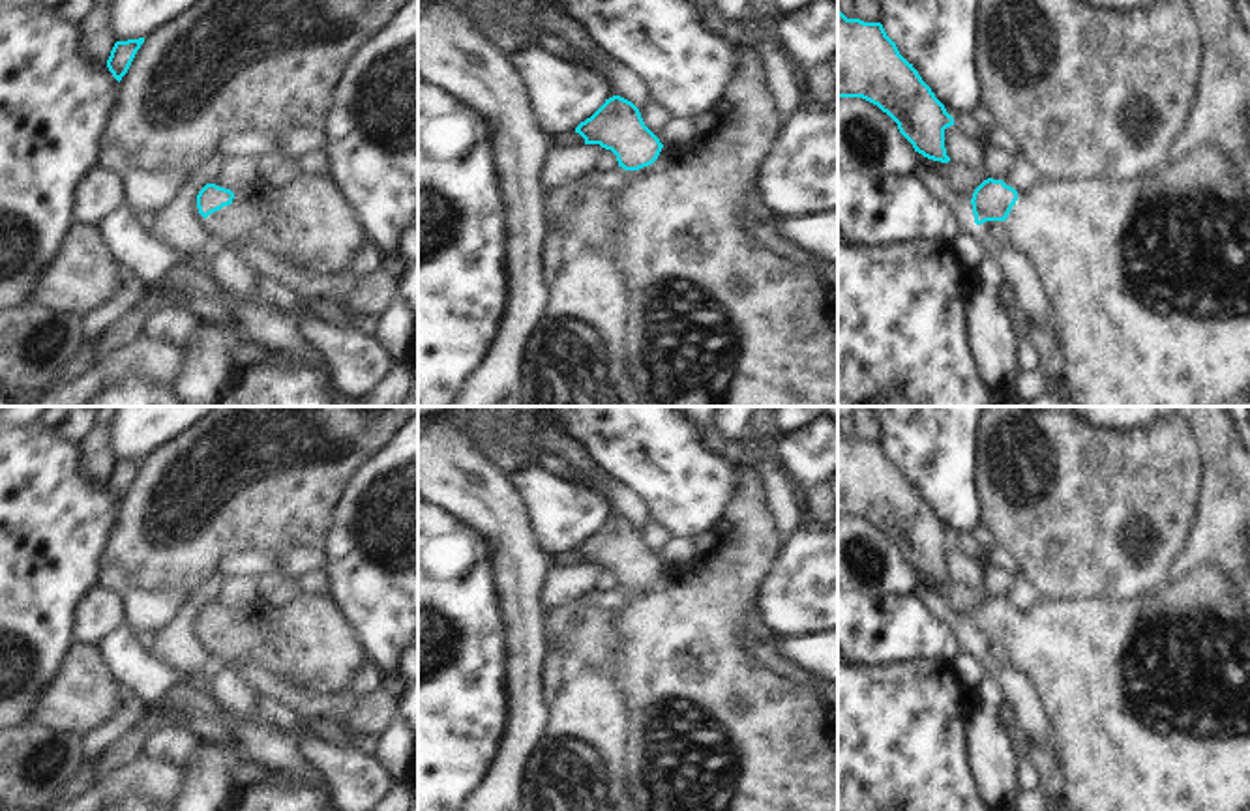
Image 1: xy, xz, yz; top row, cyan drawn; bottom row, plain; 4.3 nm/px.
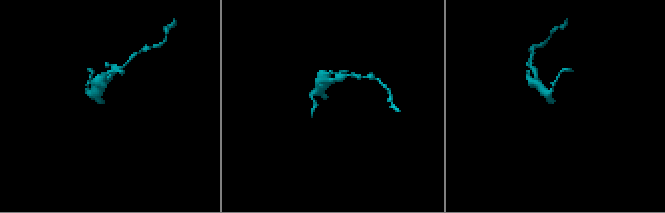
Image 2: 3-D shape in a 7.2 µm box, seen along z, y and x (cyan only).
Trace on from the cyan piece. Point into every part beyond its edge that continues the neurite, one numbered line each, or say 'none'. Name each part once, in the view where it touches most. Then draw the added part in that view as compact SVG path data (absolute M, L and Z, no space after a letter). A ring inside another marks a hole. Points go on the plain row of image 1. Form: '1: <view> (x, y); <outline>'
1: xy (308, 641); M300 594L281 607L238 612L204 642L216 667L255 661L319 695L347 693L369 661L365 644L330 596Z

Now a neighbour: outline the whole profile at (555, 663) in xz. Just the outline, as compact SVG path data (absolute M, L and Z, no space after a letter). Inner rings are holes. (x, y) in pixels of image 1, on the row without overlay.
M547 646L542 657L542 672L540 672L542 693L545 695L547 700L553 699L560 689L568 667L570 661L566 654L558 648Z

